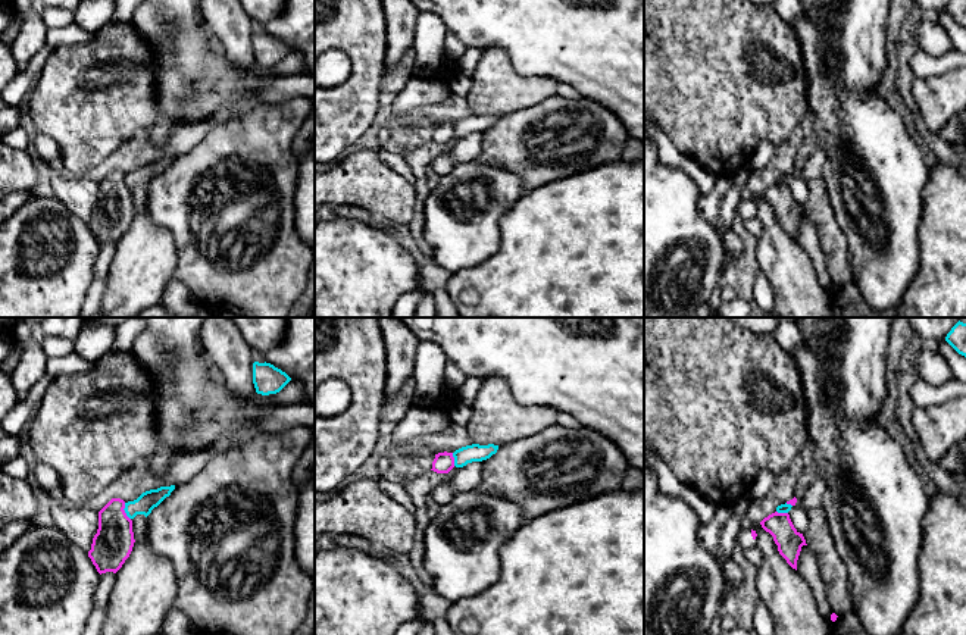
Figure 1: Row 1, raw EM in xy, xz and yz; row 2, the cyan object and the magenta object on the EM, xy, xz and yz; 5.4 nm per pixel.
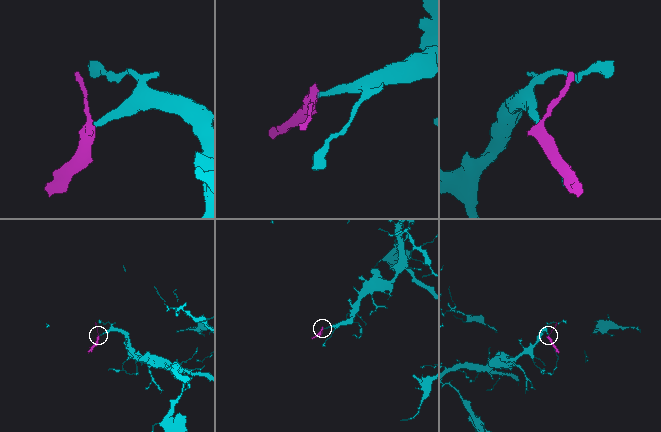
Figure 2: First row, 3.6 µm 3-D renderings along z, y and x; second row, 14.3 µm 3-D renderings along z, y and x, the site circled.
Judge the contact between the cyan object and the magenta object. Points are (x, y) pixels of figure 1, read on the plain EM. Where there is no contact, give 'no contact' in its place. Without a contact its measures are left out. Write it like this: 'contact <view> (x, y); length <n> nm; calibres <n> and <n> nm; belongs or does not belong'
contact xy (125, 183); length 100 nm; calibres 100 and 220 nm; does not belong

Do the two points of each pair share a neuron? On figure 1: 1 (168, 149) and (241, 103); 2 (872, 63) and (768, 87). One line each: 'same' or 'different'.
1: same
2: different

